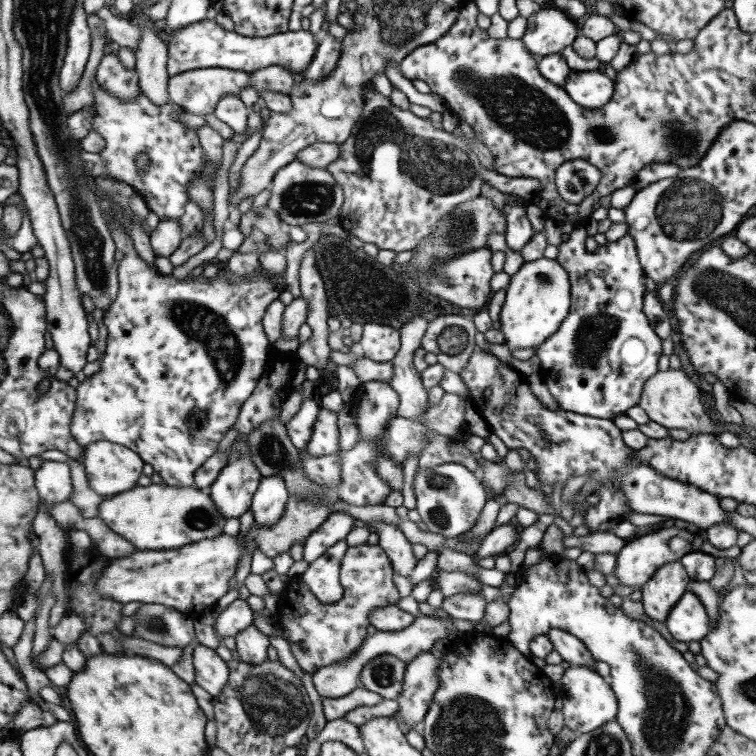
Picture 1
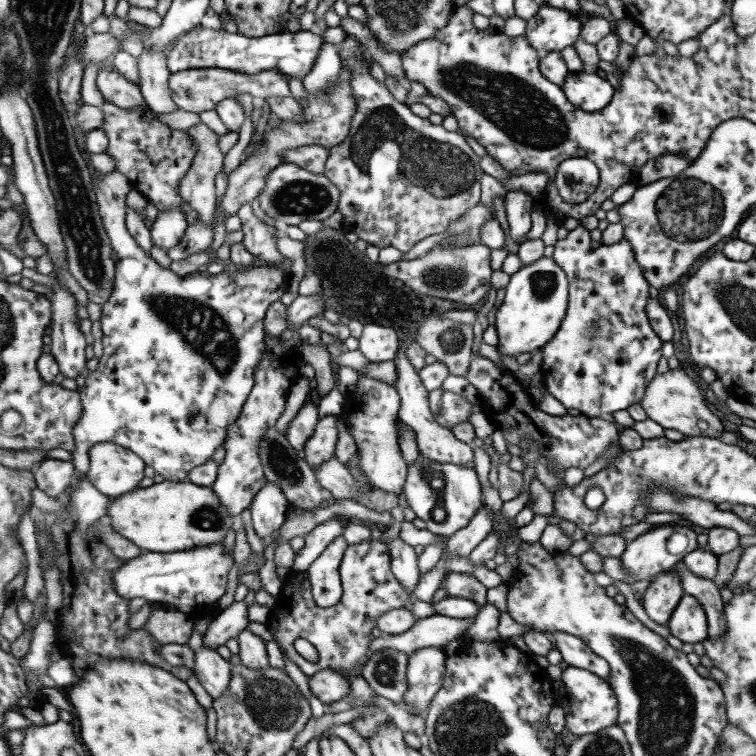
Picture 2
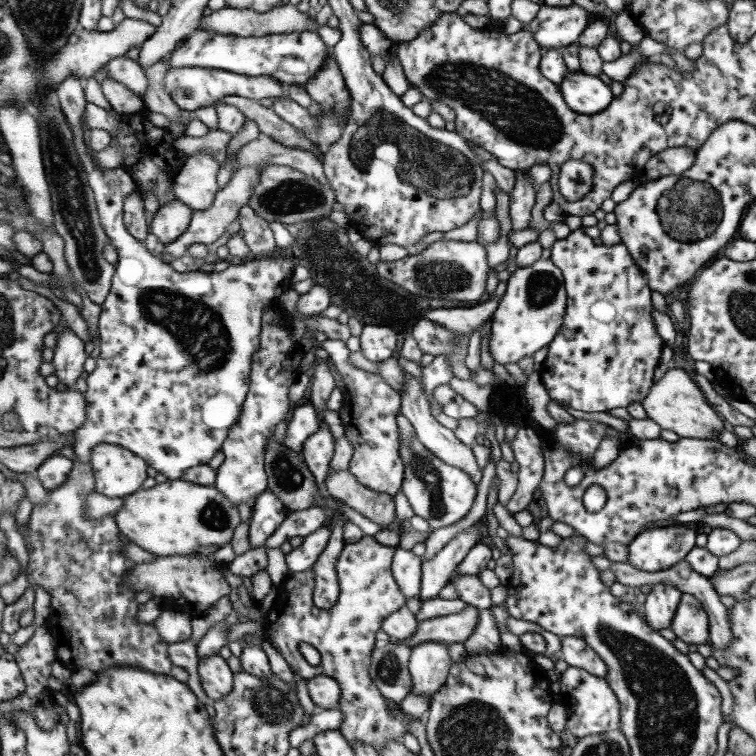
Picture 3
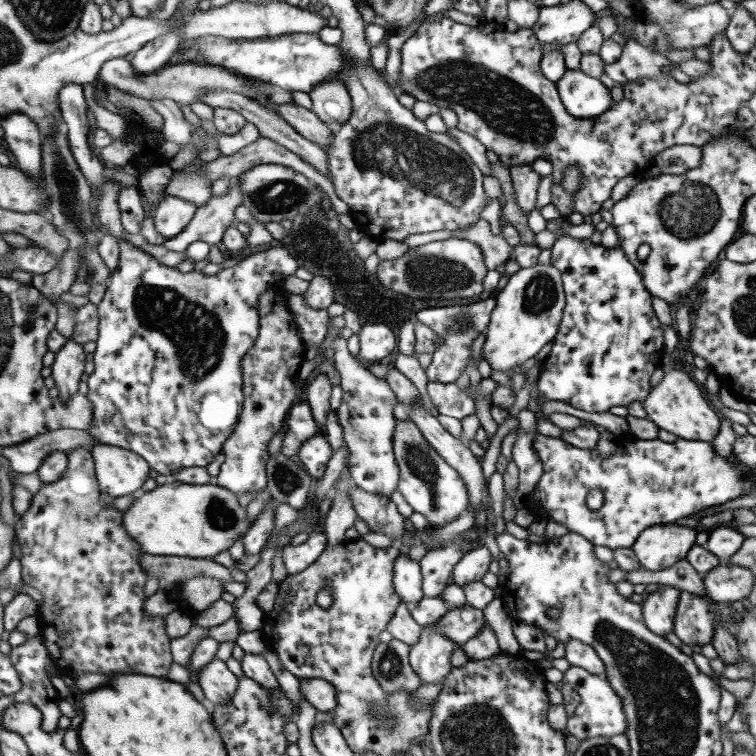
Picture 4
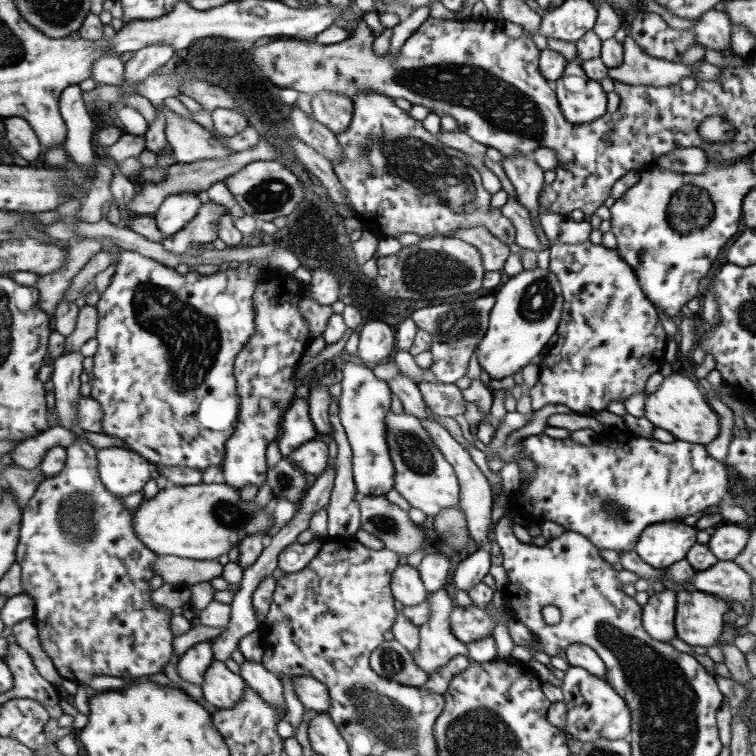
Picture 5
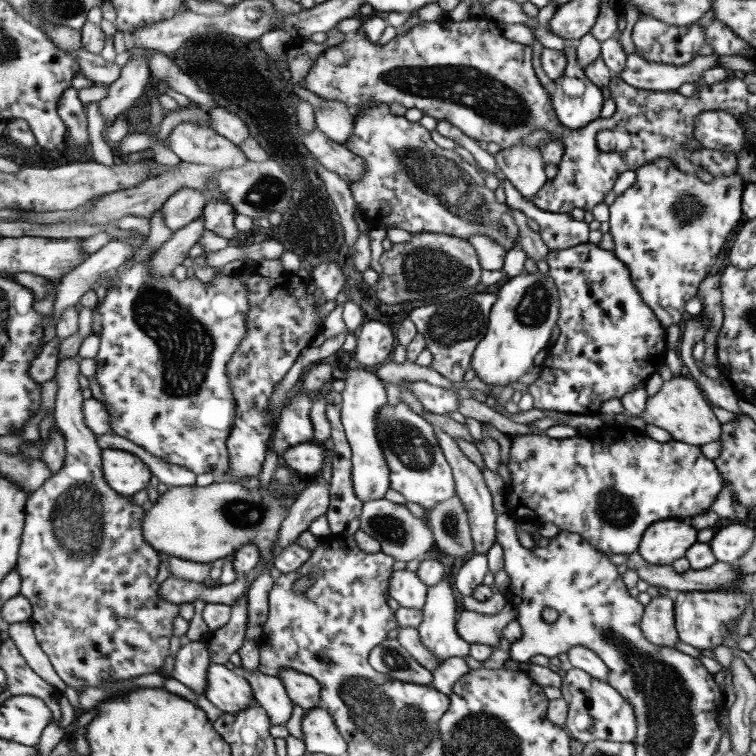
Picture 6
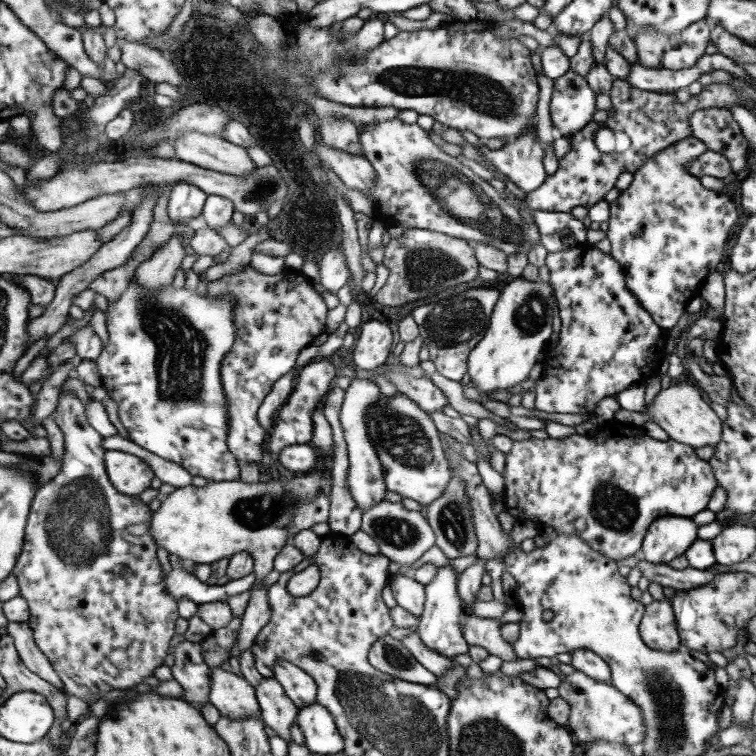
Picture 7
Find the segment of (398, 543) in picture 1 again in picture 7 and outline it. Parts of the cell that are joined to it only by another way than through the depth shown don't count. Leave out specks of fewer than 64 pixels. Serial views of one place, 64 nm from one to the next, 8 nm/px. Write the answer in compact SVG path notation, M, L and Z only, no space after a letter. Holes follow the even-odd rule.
M395 574L391 578L389 590L391 590L397 606L407 610L415 618L419 618L423 614L423 608L425 608L425 586L415 584L413 578Z

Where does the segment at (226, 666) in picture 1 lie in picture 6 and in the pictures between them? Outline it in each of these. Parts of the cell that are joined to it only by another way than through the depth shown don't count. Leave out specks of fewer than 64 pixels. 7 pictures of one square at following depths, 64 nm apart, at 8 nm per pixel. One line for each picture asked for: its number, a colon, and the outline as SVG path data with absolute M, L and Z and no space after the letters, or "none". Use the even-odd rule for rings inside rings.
2: M207 648L199 650L195 672L197 672L197 682L201 682L215 700L225 696L225 692L231 688L233 666L229 664L223 652L213 652Z
3: M221 654L201 658L199 672L203 680L201 684L205 686L205 692L213 702L227 698L235 690L235 674Z
4: M215 658L215 662L211 662L199 676L199 686L203 688L205 698L215 706L231 704L239 692L239 684L239 676L235 676L221 658Z
5: M213 662L207 670L203 688L203 698L215 708L237 708L237 704L247 696L247 680L241 674L231 672L223 662Z
6: M213 664L209 668L207 700L223 712L243 712L249 710L255 698L255 688L239 670L229 670L223 664Z

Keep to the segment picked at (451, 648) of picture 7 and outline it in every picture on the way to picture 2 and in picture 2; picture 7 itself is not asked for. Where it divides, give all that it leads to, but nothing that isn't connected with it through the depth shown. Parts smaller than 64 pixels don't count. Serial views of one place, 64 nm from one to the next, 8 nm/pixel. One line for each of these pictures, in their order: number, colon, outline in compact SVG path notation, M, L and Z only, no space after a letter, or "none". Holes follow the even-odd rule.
2: M443 648L415 650L407 660L407 690L403 694L405 704L417 710L419 716L429 708L433 696L443 686L445 674L445 652Z
3: M437 642L415 646L409 656L409 674L413 680L411 694L433 696L449 676L449 668L451 658L447 646Z
4: M423 628L419 642L409 650L409 664L423 684L441 682L451 672L451 654L455 652L451 640L441 636L437 628Z
5: M439 588L427 596L429 600L429 618L419 626L419 644L417 652L411 654L411 660L421 668L421 672L433 674L439 666L443 668L453 656L465 656L467 648L451 632L451 612L453 598Z
6: M443 576L437 584L433 584L431 588L427 588L427 600L425 600L425 606L421 608L421 624L417 628L419 632L419 640L421 640L421 646L437 660L437 662L445 662L449 658L463 658L467 654L467 644L457 636L457 628L455 628L455 622L457 622L457 610L459 606L455 604L457 598L453 596L455 588L451 586L449 578Z

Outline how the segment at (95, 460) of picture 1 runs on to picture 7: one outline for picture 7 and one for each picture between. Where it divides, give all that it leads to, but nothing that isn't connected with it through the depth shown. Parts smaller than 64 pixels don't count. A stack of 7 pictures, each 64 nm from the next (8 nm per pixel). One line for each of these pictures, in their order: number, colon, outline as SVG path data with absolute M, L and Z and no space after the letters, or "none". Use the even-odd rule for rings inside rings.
2: M103 442L89 450L87 466L87 478L93 486L111 498L119 498L139 490L147 462L129 448Z
3: M97 444L91 450L89 462L93 466L93 476L97 478L97 490L111 498L127 498L127 496L139 492L143 482L149 478L147 476L149 462L143 456L135 454L133 450L117 446L117 444Z
4: M101 444L93 446L91 454L97 462L101 490L111 498L131 496L151 478L149 470L153 466L133 450Z
5: M101 448L99 462L103 484L119 498L141 492L151 480L151 462L131 448Z
6: M103 450L103 468L111 488L125 498L133 498L141 490L147 490L155 476L143 458L127 450Z
7: M107 450L107 472L115 488L127 496L143 494L151 488L153 478L157 478L151 464L123 450Z

